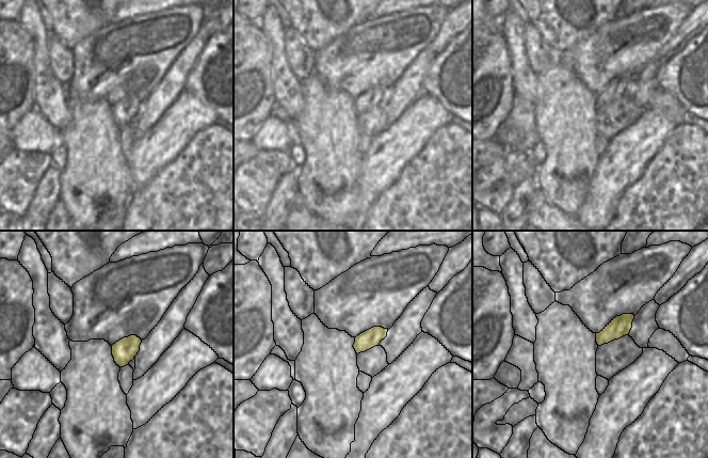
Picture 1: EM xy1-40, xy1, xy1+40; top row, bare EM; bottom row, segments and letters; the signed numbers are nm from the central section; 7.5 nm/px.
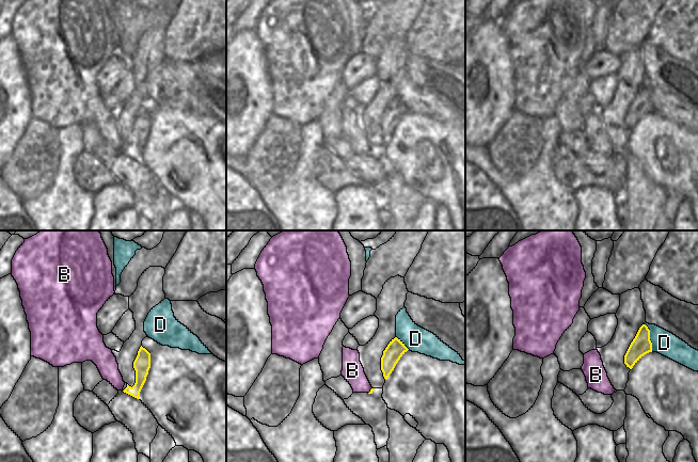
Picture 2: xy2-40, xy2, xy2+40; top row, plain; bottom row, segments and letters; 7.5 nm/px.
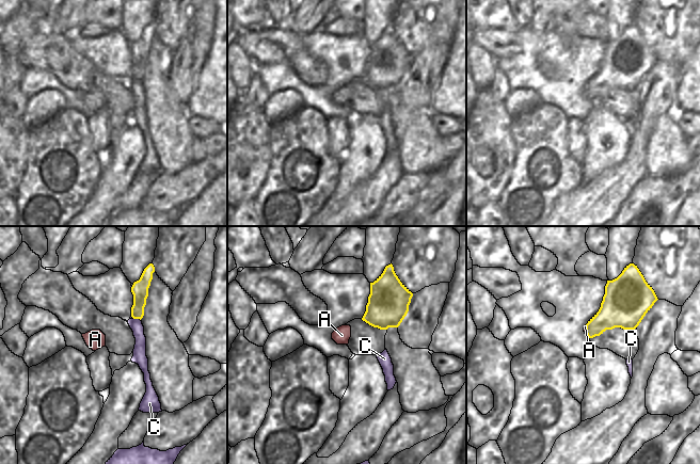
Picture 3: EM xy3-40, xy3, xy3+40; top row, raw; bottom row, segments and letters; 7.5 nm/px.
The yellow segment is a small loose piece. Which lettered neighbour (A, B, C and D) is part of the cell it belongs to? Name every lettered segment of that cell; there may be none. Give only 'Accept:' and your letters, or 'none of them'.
Accept: A

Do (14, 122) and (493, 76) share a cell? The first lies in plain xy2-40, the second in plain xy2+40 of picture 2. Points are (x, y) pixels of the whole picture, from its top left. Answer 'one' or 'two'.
one

